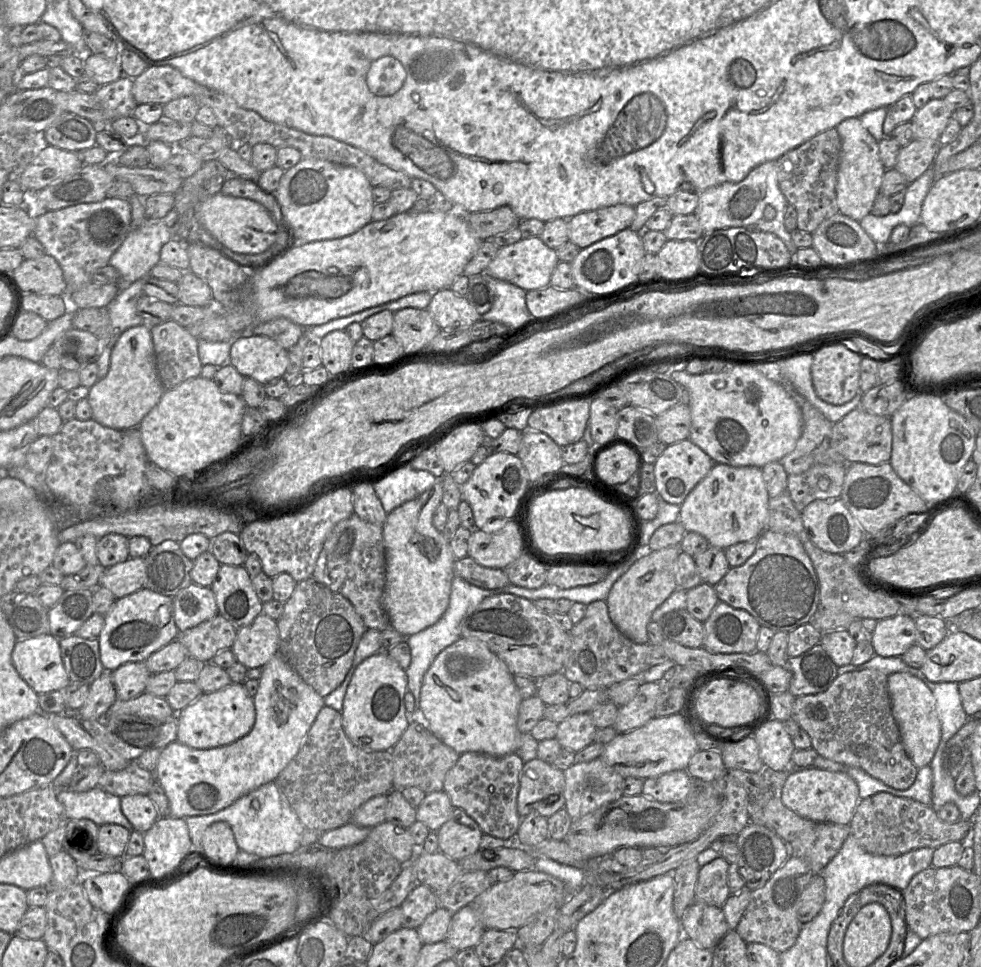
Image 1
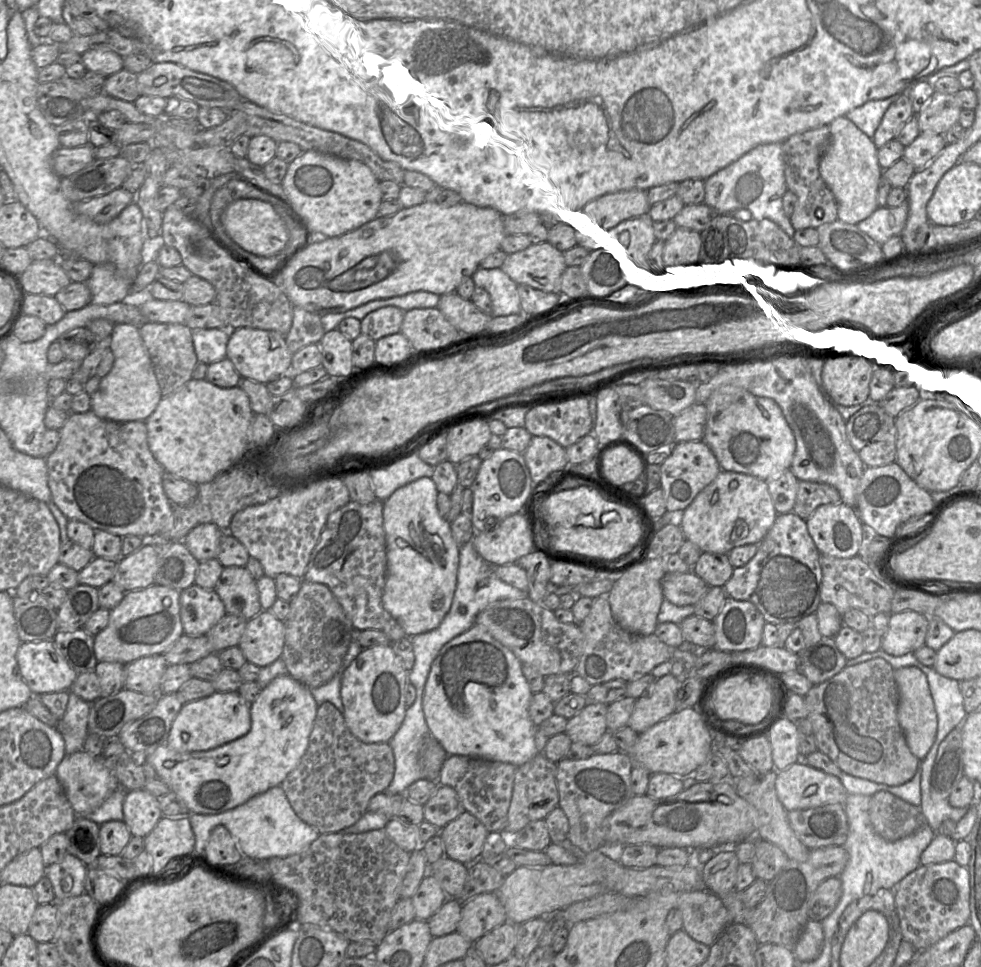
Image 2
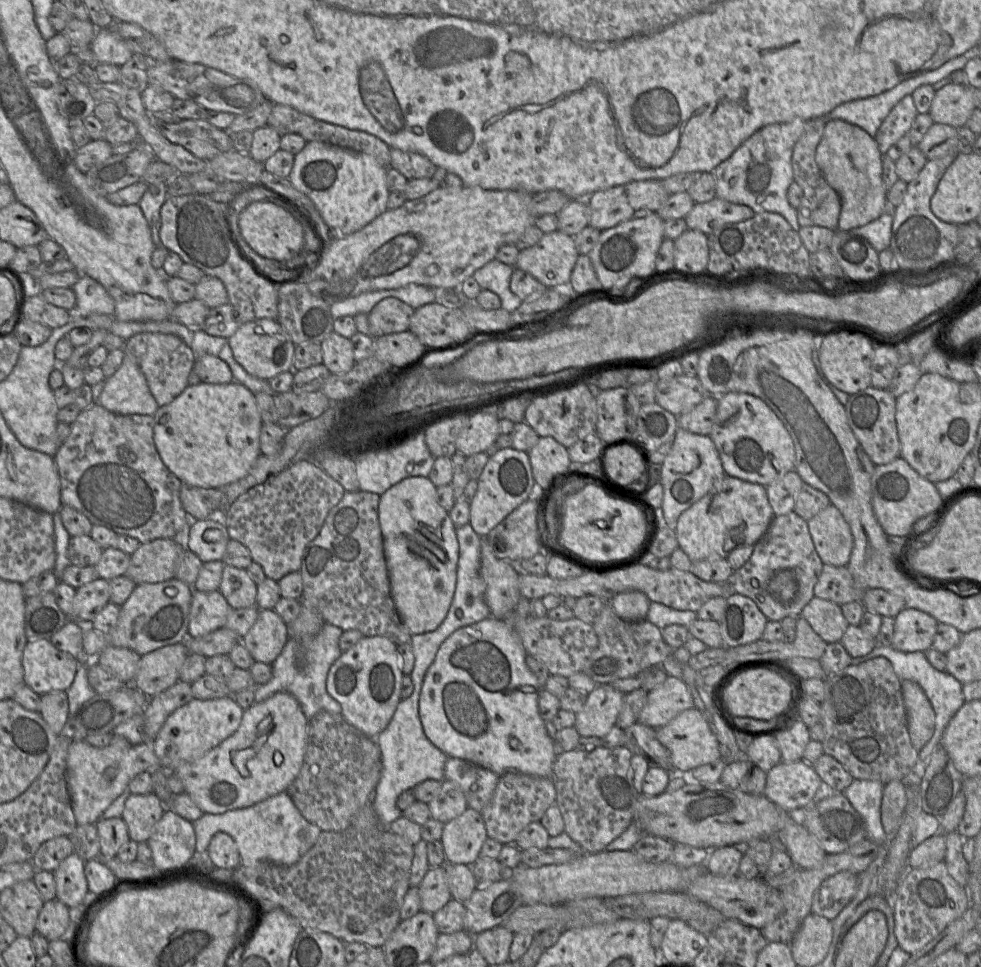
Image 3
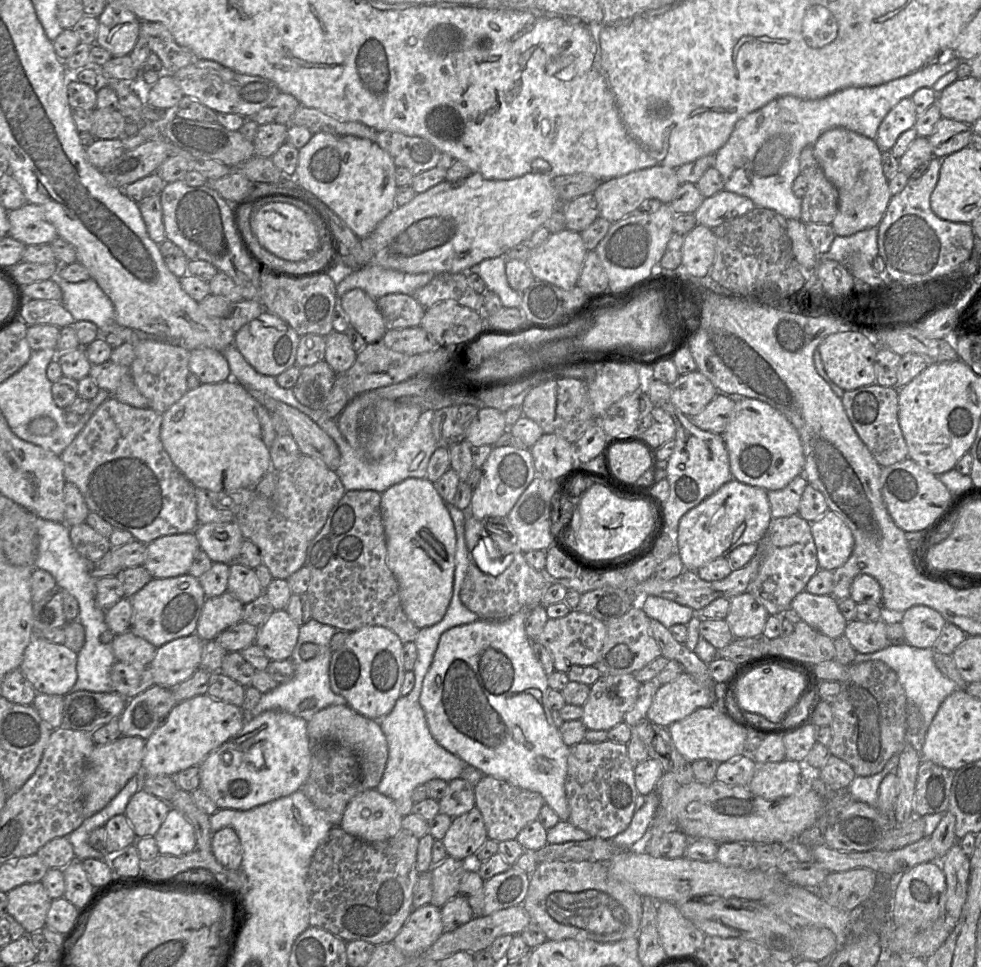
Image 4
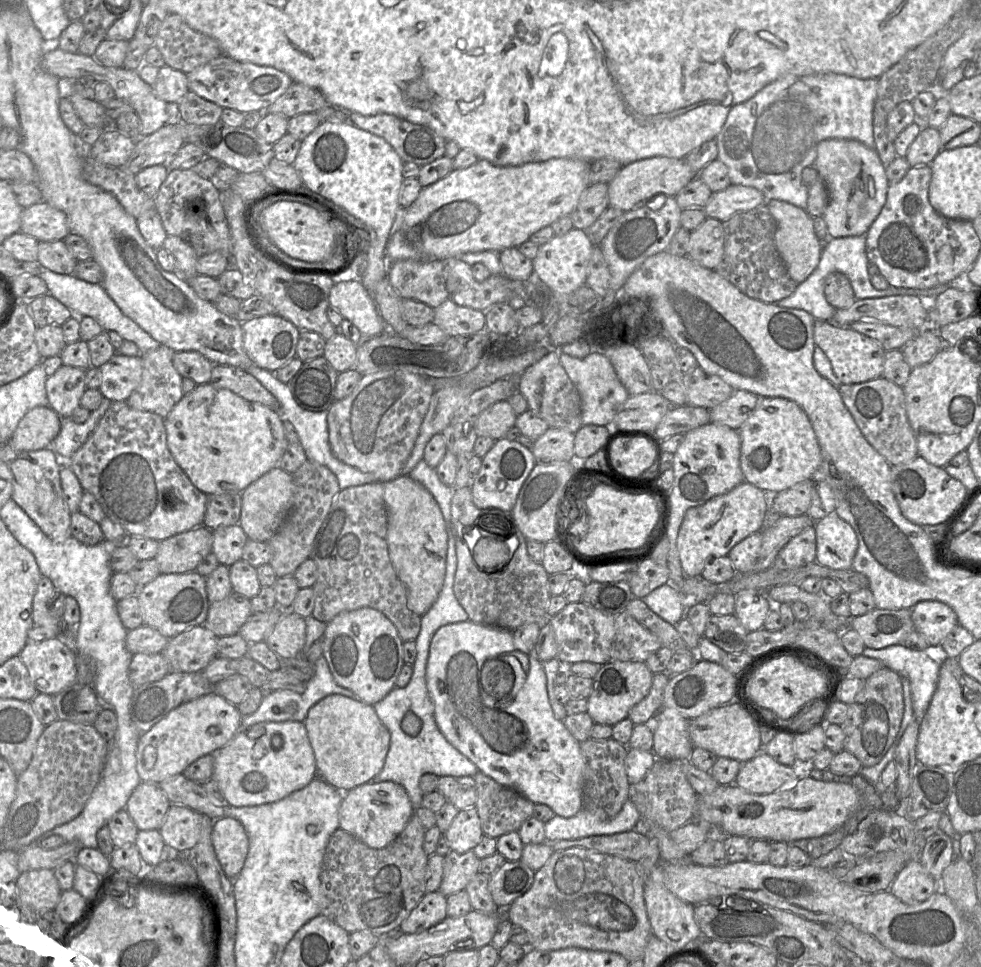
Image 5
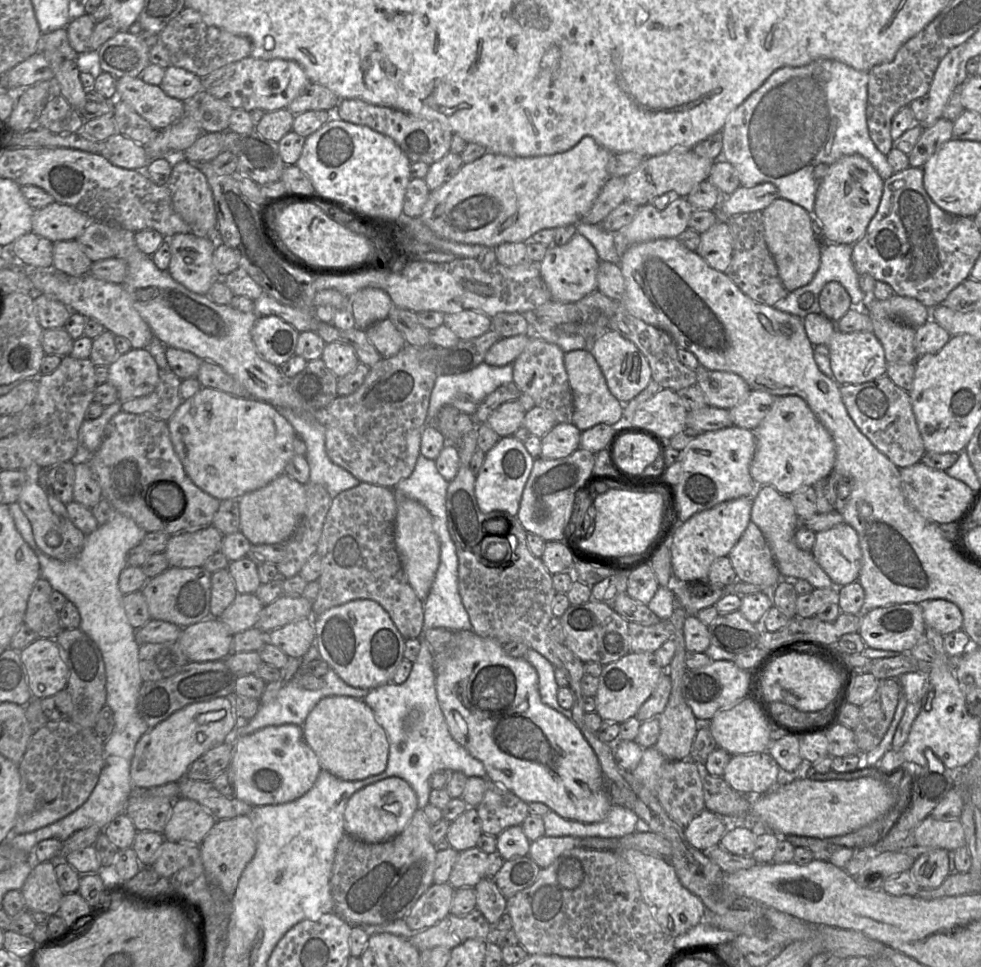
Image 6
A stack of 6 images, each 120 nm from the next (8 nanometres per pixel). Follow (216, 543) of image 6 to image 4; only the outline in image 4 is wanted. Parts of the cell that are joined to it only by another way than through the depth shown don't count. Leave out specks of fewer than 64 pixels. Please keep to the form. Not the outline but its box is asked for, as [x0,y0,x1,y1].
[143,532,199,578]

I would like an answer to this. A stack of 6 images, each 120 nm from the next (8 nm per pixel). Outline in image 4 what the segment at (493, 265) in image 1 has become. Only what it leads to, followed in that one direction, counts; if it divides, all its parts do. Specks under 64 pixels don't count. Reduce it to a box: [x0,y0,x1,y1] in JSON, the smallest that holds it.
[526,229,587,289]

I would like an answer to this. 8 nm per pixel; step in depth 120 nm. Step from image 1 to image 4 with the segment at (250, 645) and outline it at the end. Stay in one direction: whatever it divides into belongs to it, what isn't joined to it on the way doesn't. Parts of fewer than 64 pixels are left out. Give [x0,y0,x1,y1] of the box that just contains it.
[255,610,299,661]

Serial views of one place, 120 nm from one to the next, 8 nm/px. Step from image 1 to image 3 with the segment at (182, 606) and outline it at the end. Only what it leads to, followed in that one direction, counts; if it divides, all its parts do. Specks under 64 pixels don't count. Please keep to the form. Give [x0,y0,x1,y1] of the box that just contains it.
[188,590,233,638]

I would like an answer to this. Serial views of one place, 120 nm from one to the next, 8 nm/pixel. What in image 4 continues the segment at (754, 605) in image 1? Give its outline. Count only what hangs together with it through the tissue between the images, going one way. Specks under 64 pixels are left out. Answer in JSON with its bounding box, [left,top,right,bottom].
[747,514,820,615]

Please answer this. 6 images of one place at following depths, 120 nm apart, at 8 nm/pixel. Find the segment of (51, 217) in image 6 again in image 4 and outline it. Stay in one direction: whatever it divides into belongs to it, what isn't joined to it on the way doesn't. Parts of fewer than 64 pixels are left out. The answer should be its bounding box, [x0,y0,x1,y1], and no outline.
[8,203,58,246]

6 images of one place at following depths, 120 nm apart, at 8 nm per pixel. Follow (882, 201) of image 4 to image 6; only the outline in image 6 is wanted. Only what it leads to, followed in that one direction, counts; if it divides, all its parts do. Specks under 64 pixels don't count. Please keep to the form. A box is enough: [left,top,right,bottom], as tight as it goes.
[814,154,884,245]

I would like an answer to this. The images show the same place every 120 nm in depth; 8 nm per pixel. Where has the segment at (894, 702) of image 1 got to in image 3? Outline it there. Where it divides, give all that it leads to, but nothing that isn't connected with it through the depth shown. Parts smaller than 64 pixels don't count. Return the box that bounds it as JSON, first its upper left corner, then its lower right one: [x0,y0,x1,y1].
[901,680,935,751]

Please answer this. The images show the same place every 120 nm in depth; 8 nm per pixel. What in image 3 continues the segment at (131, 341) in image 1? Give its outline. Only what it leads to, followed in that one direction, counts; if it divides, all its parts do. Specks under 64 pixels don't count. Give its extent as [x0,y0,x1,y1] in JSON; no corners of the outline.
[98,352,159,415]

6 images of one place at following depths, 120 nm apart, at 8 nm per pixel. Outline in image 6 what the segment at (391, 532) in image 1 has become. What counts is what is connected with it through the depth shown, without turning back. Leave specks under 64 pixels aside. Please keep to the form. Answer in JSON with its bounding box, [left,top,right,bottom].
[395,495,440,602]

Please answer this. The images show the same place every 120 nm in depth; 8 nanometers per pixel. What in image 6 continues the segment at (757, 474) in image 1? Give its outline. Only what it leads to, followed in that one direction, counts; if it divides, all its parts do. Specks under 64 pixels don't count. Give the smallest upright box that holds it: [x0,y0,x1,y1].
[670,496,752,583]

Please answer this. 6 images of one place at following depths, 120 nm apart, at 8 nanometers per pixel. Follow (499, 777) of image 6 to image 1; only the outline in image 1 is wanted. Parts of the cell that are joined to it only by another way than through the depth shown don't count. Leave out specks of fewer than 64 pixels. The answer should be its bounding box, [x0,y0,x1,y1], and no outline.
[420,637,523,757]

